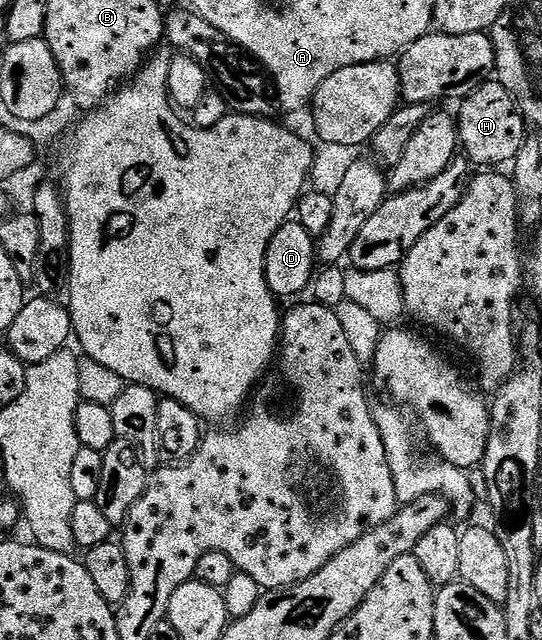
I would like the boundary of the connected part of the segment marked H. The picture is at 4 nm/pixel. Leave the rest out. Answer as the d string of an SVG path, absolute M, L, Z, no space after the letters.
M499 82L481 84L470 95L463 97L458 107L460 107L460 116L458 115L459 147L473 165L500 166L496 164L504 163L507 165L521 155L520 147L524 144L526 121L519 108L516 107L514 98Z

